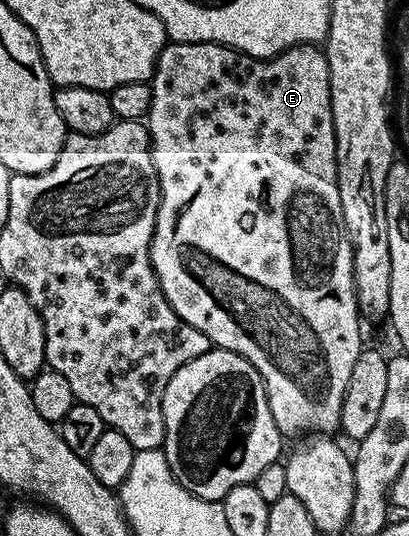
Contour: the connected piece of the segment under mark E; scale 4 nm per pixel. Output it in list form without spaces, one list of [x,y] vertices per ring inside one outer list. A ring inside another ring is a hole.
[[[178,41],[169,43],[158,55],[156,69],[150,78],[152,103],[146,124],[152,140],[154,171],[160,184],[160,202],[156,230],[152,236],[150,259],[152,269],[166,295],[170,307],[190,327],[202,331],[217,349],[229,349],[242,355],[262,375],[270,403],[270,415],[285,438],[295,433],[332,435],[339,430],[342,399],[354,359],[362,348],[360,324],[362,318],[356,307],[356,288],[352,274],[352,248],[342,219],[342,199],[338,195],[336,170],[336,132],[330,99],[328,54],[316,45],[295,45],[277,57],[250,57],[231,45],[215,45],[212,41]]]

